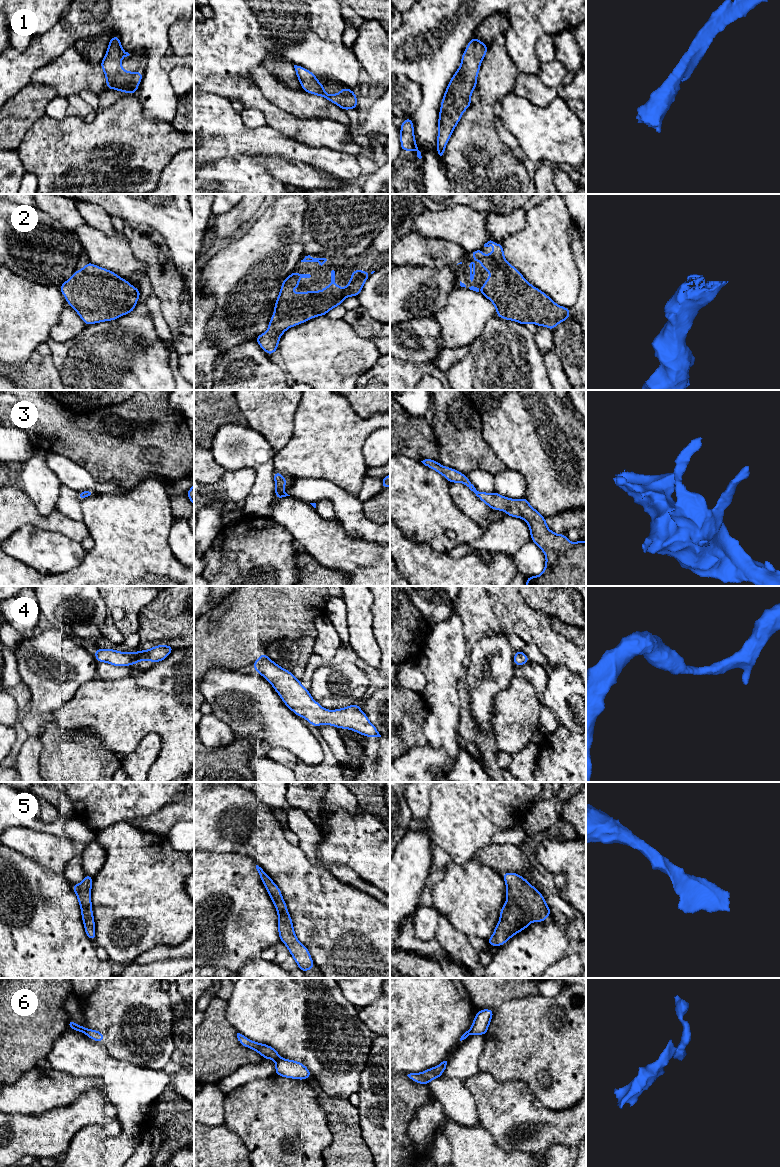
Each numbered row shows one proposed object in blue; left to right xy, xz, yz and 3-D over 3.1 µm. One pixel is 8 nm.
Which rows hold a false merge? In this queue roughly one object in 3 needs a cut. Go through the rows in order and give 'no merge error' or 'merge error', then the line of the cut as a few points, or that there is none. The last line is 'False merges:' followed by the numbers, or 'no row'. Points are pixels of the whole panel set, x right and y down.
1: no merge error; no cut
2: no merge error; no cut
3: no merge error; no cut
4: no merge error; no cut
5: no merge error; no cut
6: merge error; cut in xy along (83, 1028), (84, 1032)
False merges: 6

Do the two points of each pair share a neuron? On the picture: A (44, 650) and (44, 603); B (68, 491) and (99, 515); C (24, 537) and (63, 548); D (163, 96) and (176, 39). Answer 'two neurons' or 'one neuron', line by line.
A: two neurons
B: two neurons
C: one neuron
D: two neurons

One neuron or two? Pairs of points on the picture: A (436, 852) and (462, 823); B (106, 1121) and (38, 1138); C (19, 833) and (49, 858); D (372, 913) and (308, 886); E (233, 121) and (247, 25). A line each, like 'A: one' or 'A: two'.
A: two
B: one
C: one
D: one
E: two

